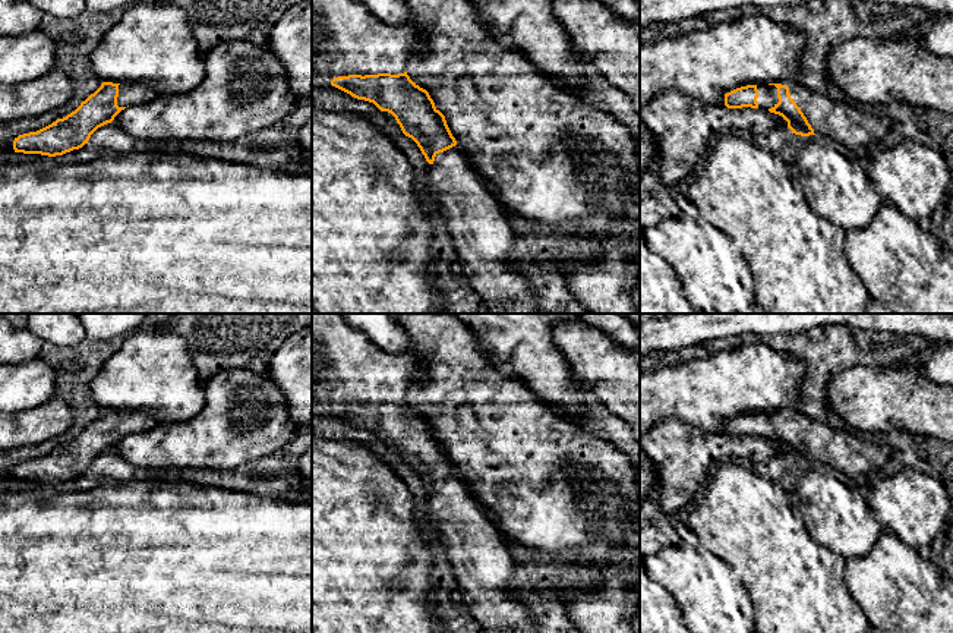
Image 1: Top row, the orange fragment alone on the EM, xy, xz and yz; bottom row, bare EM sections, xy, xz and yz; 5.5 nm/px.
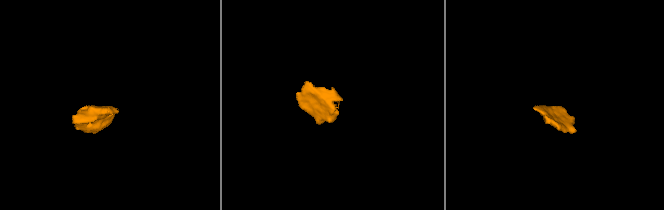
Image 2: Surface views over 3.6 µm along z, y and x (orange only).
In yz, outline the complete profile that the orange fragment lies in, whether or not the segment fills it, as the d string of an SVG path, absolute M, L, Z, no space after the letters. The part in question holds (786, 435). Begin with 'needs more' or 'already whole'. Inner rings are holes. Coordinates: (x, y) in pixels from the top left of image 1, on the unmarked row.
needs more | M758 412L736 416L725 422L728 437L763 437L782 444L788 456L795 463L815 463L807 445L789 422L789 416L782 412Z

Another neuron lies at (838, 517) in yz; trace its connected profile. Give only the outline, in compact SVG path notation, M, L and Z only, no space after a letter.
M801 466L792 479L798 510L811 538L845 560L865 557L883 526L874 517L864 486L851 489L827 466Z

